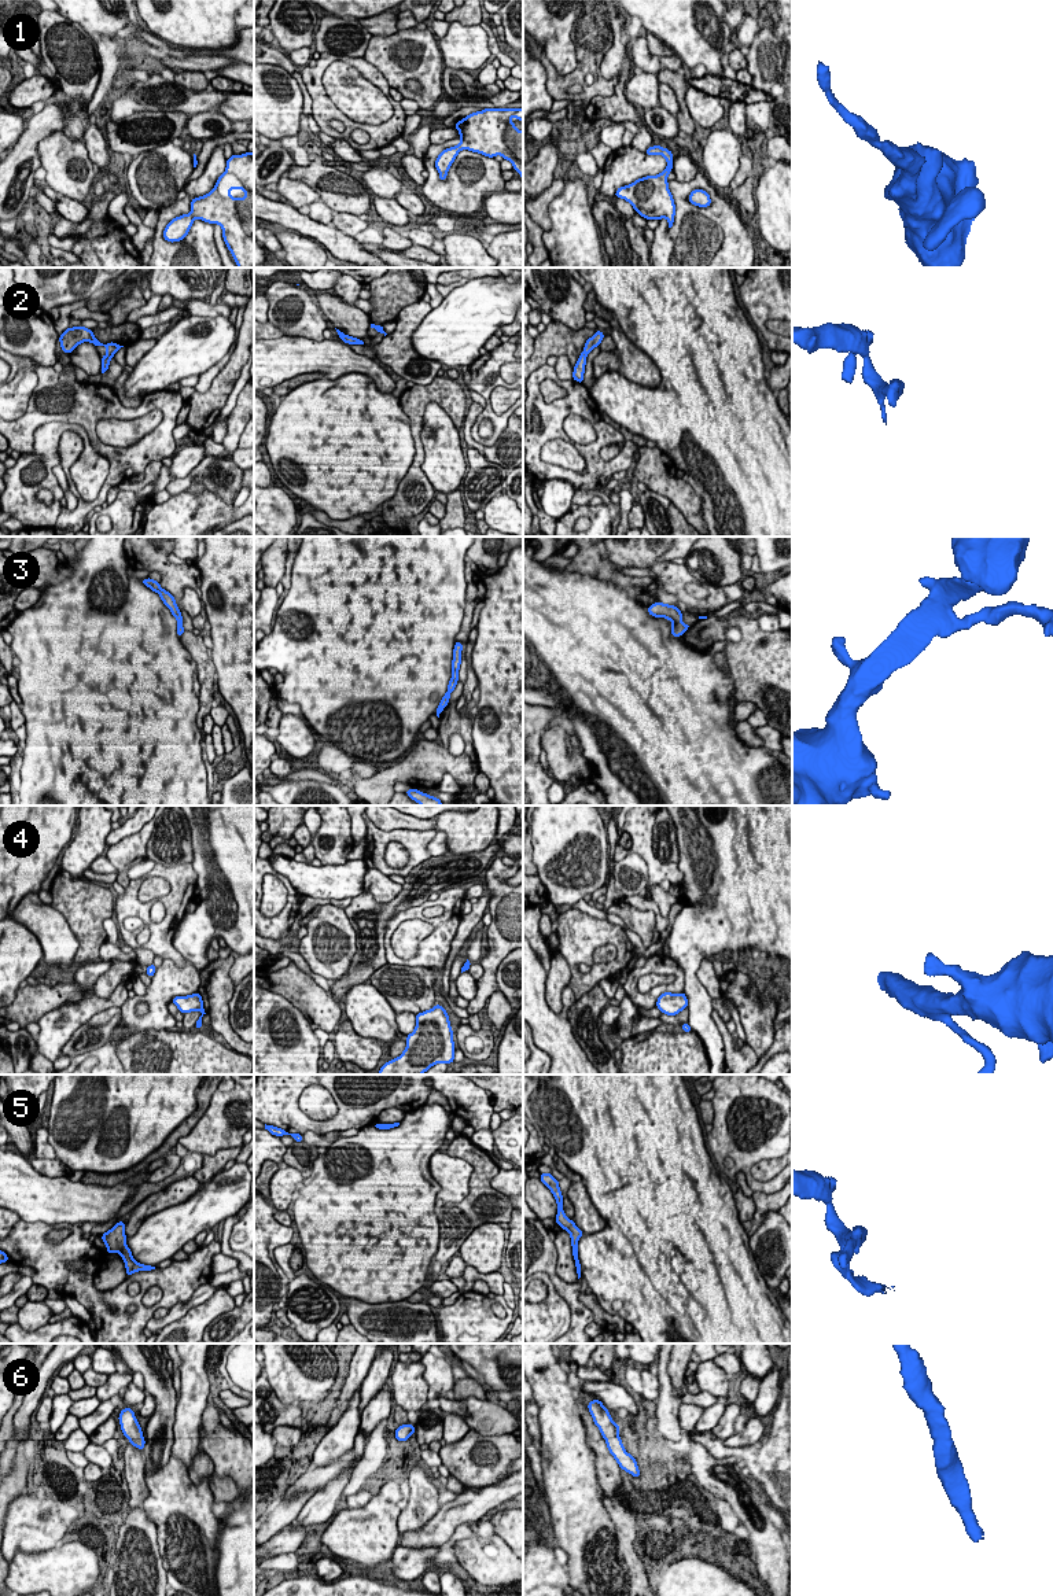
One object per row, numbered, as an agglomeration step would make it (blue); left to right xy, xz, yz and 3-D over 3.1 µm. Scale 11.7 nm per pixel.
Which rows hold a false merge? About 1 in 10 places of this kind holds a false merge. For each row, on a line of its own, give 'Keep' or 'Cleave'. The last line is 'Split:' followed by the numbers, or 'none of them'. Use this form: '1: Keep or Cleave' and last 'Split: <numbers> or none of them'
1: Keep
2: Keep
3: Keep
4: Keep
5: Keep
6: Keep
Split: none of them

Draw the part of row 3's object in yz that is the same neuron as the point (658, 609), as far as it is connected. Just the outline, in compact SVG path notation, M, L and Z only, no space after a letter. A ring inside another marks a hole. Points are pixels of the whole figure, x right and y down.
M658 601L648 607L648 613L655 618L669 619L673 623L671 637L681 637L691 627L691 624L682 622L682 612L674 605Z

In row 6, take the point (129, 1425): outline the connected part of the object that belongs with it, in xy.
M124 1408L118 1416L121 1430L124 1437L129 1440L129 1442L136 1446L137 1449L143 1451L146 1445L146 1440L143 1437L141 1427L135 1416L132 1408Z

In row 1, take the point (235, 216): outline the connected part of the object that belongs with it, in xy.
M254 152L232 155L214 188L191 200L191 213L173 218L163 239L183 240L194 220L218 224L222 239L239 268L254 268Z

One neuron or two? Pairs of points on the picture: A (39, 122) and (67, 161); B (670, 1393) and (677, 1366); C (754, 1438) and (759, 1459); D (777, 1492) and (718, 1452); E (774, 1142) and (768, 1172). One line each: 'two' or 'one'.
A: two
B: one
C: two
D: one
E: two

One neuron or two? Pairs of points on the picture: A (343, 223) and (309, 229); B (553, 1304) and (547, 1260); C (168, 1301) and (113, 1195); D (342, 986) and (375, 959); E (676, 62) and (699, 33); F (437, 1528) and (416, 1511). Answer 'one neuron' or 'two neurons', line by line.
A: two neurons
B: two neurons
C: two neurons
D: one neuron
E: two neurons
F: two neurons

